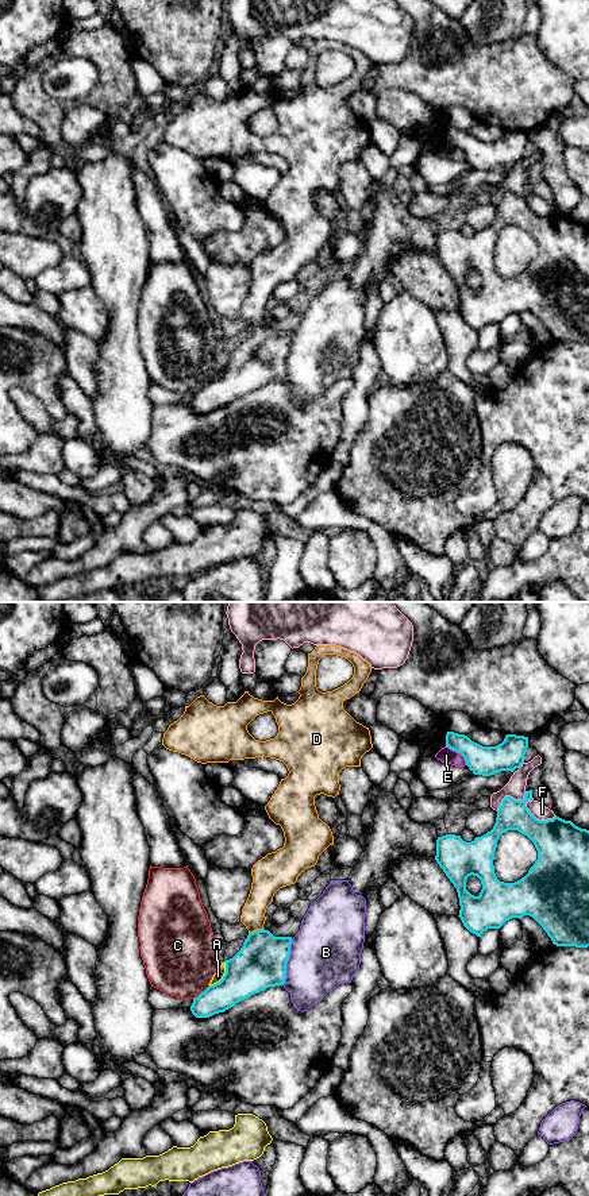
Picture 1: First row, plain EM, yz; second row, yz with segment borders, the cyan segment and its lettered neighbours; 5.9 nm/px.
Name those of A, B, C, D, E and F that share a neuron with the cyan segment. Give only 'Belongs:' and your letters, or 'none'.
Belongs: none

